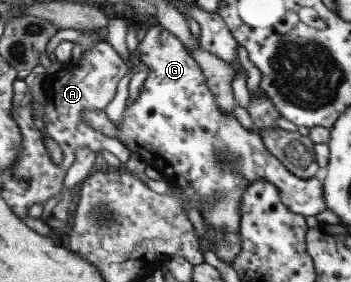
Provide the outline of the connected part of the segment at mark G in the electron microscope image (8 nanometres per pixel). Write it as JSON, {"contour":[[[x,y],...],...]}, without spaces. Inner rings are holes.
{"contour":[[[157,23],[150,28],[150,32],[146,34],[146,38],[137,45],[139,59],[144,66],[150,68],[150,74],[144,82],[144,86],[140,89],[138,99],[131,106],[125,108],[122,114],[123,121],[120,127],[108,120],[106,110],[94,110],[85,112],[86,121],[90,122],[96,129],[101,129],[106,136],[118,138],[132,152],[139,155],[141,159],[153,166],[162,179],[167,183],[173,183],[188,198],[198,196],[204,198],[206,205],[200,209],[202,216],[202,224],[204,228],[208,226],[214,234],[214,240],[210,242],[209,250],[218,257],[223,263],[228,262],[228,266],[232,260],[236,258],[240,251],[240,235],[238,235],[238,202],[242,192],[246,190],[246,186],[256,180],[266,180],[276,187],[280,202],[294,214],[300,216],[315,216],[318,212],[325,209],[324,198],[322,198],[321,177],[314,176],[308,179],[301,179],[288,172],[276,157],[272,156],[260,135],[254,131],[243,128],[234,116],[229,116],[219,110],[216,97],[212,90],[208,87],[207,79],[202,73],[201,66],[197,64],[188,50],[182,45],[182,42],[168,32],[164,27]],[[220,194],[218,199],[214,201],[213,195]]]}

